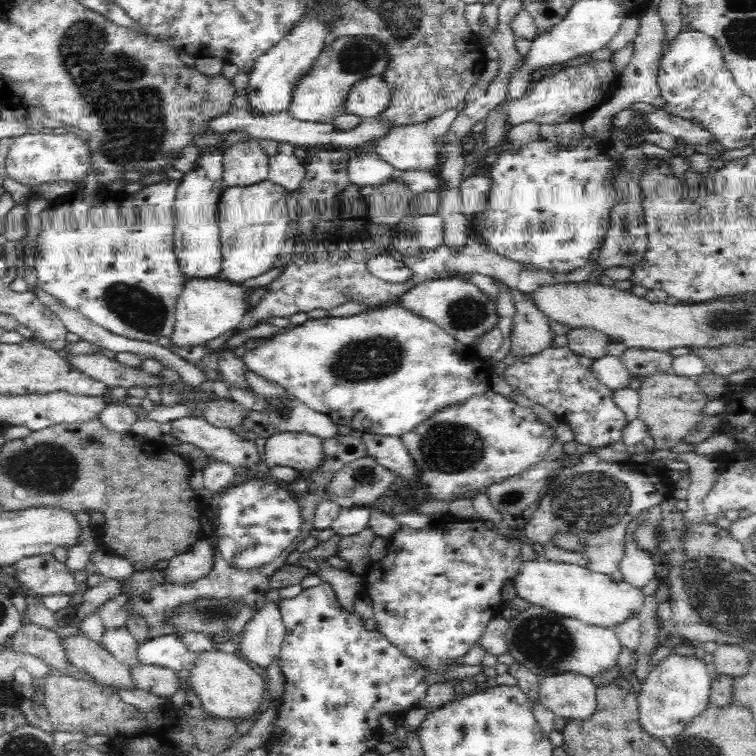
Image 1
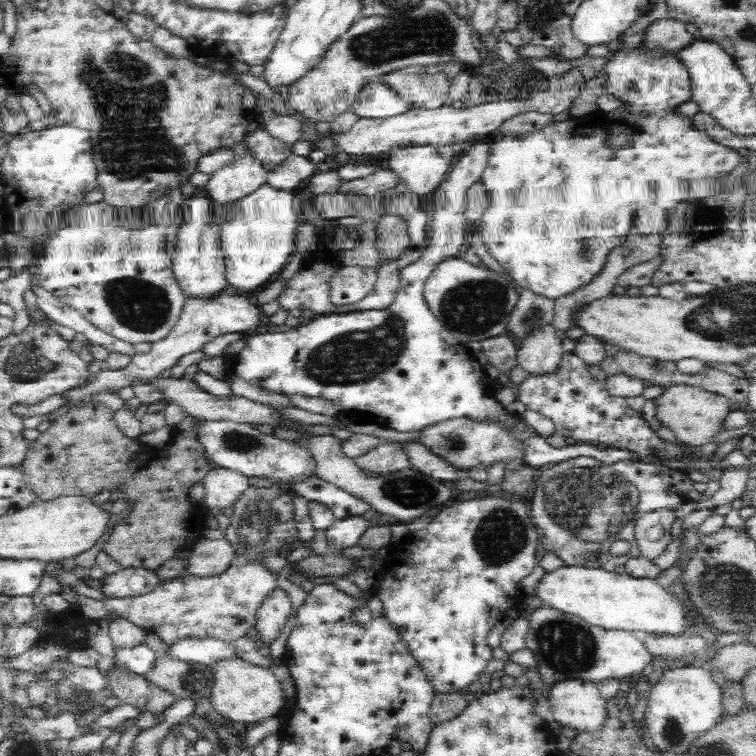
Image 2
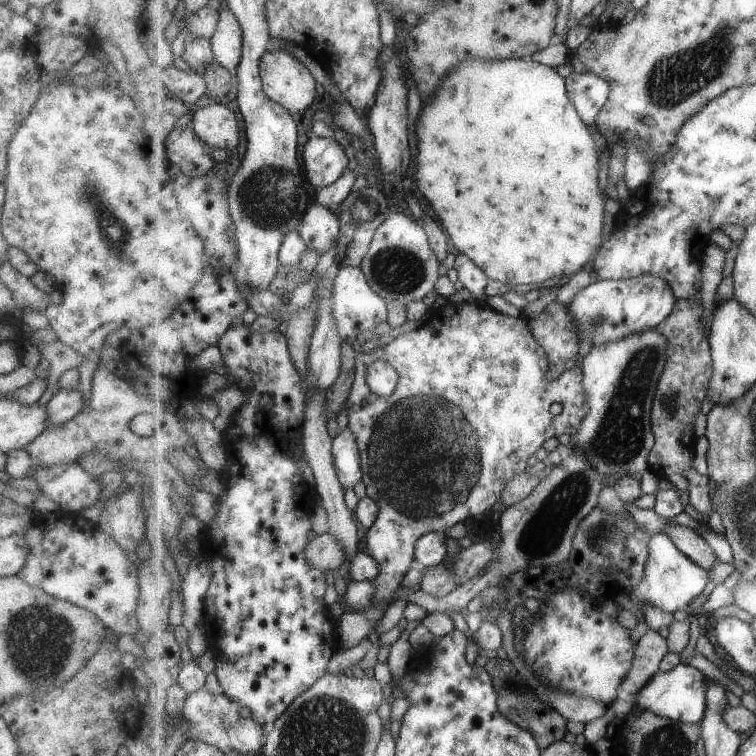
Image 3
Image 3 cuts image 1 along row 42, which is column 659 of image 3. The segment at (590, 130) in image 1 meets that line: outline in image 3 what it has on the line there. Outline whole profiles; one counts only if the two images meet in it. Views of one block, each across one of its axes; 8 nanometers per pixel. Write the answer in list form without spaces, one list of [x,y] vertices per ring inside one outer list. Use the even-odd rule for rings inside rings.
[[[648,630],[637,643],[632,670],[629,671],[628,678],[624,680],[618,693],[618,698],[630,702],[633,702],[641,688],[660,670],[660,664],[669,654],[667,640],[659,631]]]

